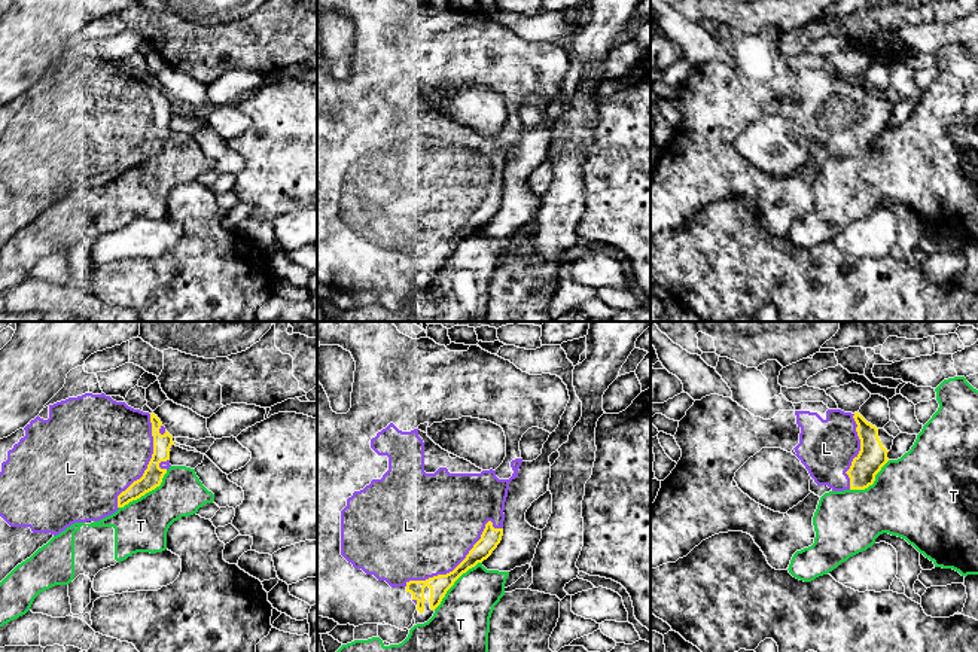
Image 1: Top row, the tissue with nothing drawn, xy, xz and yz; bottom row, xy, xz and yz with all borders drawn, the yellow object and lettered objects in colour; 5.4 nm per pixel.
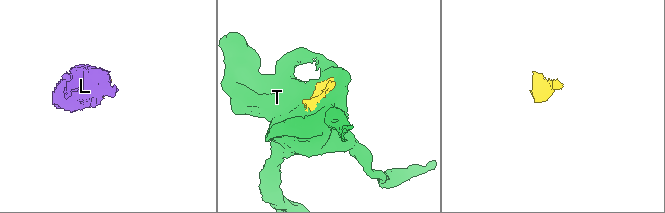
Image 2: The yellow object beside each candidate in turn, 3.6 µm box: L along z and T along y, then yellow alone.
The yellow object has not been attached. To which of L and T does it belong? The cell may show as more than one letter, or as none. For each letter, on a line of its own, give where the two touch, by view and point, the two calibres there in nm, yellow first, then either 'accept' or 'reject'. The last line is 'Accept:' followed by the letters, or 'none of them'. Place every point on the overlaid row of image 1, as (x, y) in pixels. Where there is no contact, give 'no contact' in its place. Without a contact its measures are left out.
L: xz (462, 561) | 110/500 nm | accept
T: xy (146, 491) | 110/280 nm | reject
Accept: L

